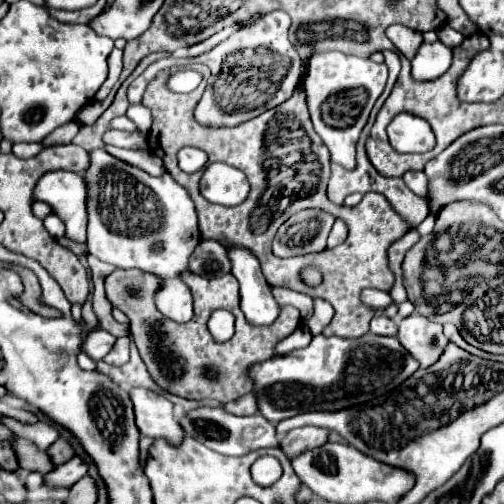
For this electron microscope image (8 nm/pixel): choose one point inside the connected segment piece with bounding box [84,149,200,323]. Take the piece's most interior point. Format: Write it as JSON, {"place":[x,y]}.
{"place":[124,203]}

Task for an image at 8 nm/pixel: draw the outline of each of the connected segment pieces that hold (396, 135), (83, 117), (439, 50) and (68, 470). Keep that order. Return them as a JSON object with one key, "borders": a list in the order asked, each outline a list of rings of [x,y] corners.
{"borders":[[[[410,113],[394,117],[388,125],[388,137],[392,147],[400,153],[424,153],[434,147],[434,133],[430,125]]],[[[108,97],[106,101],[102,101],[102,105],[98,105],[98,109],[92,109],[92,103],[84,105],[84,107],[78,109],[78,113],[76,113],[76,121],[82,123],[82,125],[92,125],[92,123],[96,123],[96,119],[108,109],[108,105],[110,105],[108,101],[112,101],[112,99]]],[[[442,41],[422,43],[412,59],[412,77],[418,81],[430,81],[448,71],[452,63],[452,49]]],[[[74,457],[68,463],[58,465],[58,469],[48,473],[44,479],[52,489],[64,489],[64,487],[72,487],[86,473],[88,473],[88,463],[82,457]]]]}

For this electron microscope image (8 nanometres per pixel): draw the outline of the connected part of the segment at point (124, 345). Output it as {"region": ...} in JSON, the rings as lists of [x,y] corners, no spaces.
{"region":[[[120,337],[114,349],[104,357],[106,363],[116,365],[116,367],[122,367],[124,363],[128,363],[128,359],[130,359],[130,337]]]}

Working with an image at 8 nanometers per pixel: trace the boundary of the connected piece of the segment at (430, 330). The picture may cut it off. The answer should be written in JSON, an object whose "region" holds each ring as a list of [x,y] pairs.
{"region":[[[412,313],[400,321],[398,339],[406,351],[410,351],[420,361],[422,369],[436,363],[448,343],[442,333],[442,325],[418,313]]]}

